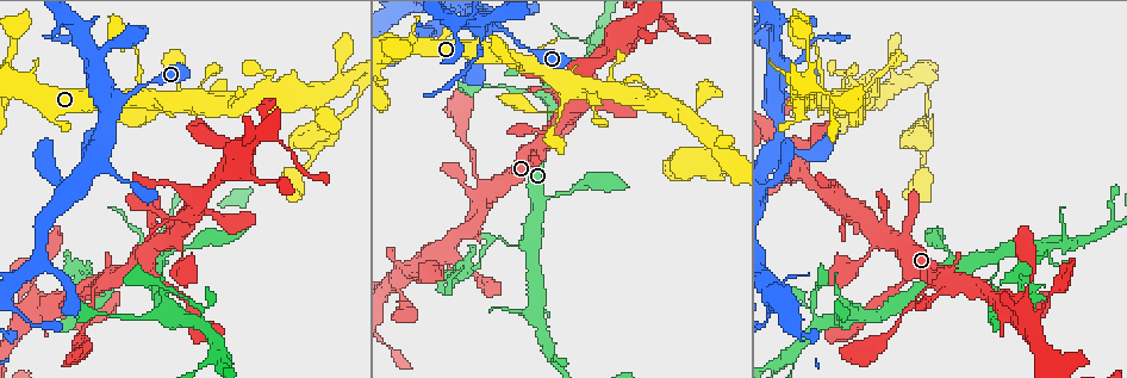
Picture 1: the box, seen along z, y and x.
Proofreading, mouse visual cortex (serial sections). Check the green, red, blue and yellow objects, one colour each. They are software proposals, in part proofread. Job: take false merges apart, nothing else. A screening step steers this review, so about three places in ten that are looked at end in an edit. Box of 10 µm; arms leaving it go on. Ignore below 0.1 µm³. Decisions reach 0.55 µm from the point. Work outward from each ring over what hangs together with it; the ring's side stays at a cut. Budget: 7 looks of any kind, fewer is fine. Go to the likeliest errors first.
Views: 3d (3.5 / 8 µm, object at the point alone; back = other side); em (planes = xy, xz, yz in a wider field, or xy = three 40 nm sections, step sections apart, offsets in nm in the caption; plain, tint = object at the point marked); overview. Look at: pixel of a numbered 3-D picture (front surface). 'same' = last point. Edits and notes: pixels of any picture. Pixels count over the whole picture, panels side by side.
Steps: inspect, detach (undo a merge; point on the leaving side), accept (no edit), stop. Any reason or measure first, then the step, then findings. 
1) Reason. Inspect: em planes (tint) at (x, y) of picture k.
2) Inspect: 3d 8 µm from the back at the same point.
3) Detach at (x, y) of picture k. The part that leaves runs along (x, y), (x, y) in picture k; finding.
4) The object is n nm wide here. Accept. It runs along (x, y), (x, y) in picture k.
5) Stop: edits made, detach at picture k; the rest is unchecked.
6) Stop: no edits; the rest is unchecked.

Branch point. Inspect: 3d 3.5 µm at (992, 258) of picture 1.

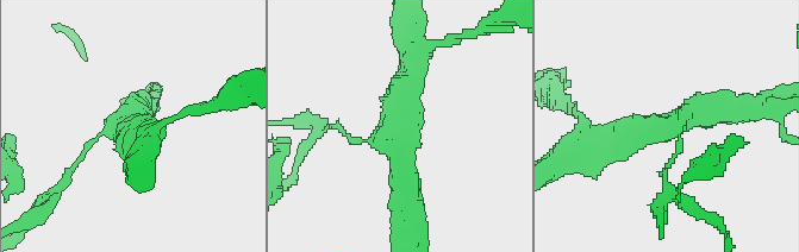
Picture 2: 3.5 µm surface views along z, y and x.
Inspect: em xy step 5 (tint) at (666, 130) of picture 2.

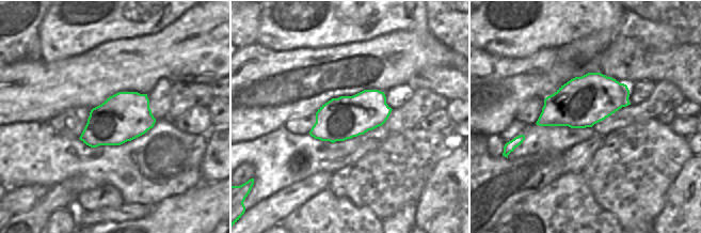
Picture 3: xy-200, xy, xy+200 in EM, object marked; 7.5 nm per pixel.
Inspect: em xy step 3 (tint) at the same point.

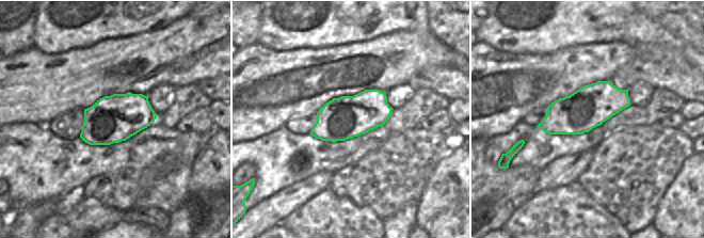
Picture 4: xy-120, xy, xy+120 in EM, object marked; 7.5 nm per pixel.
Detach at (68, 171) of picture 2. A second cell is stuck on.

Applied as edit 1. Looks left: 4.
Branch point. Inspect: 3d 3.5 µm at (201, 324) of picture 1.

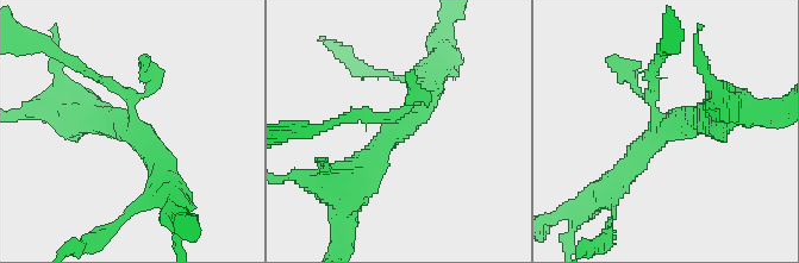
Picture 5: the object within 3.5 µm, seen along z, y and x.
Inspect: em xy step 2 (tint) at (665, 128) of picture 5.

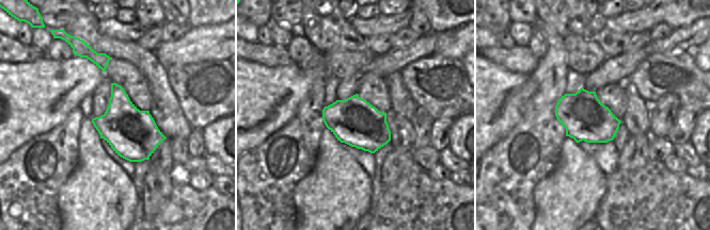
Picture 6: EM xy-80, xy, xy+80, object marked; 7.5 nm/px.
Accept. It runs along (347, 186), (420, 107), (428, 80) in picture 5; all the same cell.

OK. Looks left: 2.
Four or more arms meet. Inspect: 3d 3.5 µm at (75, 24) of picture 1.

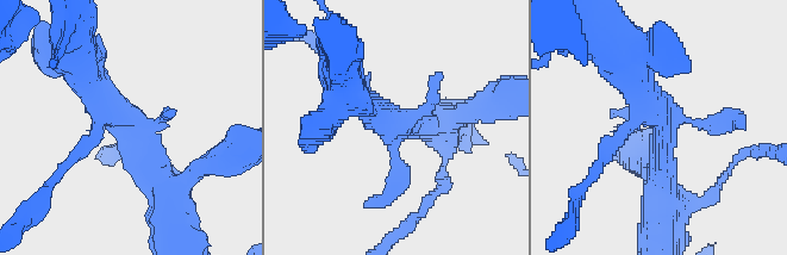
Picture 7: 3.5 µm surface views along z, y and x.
Shape alone is not enough. Inspect: em xy step 2 (tint) at (666, 123) of picture 7.

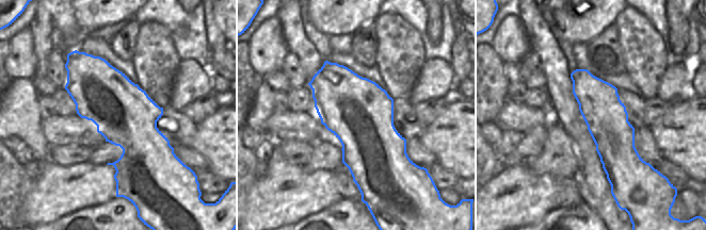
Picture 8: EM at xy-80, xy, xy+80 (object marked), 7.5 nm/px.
Accept. It runs along (166, 191), (144, 140), (77, 78) in picture 7; one cell here.

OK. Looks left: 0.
Stop: edits made, detach at picture 2; the rest is unchecked.

